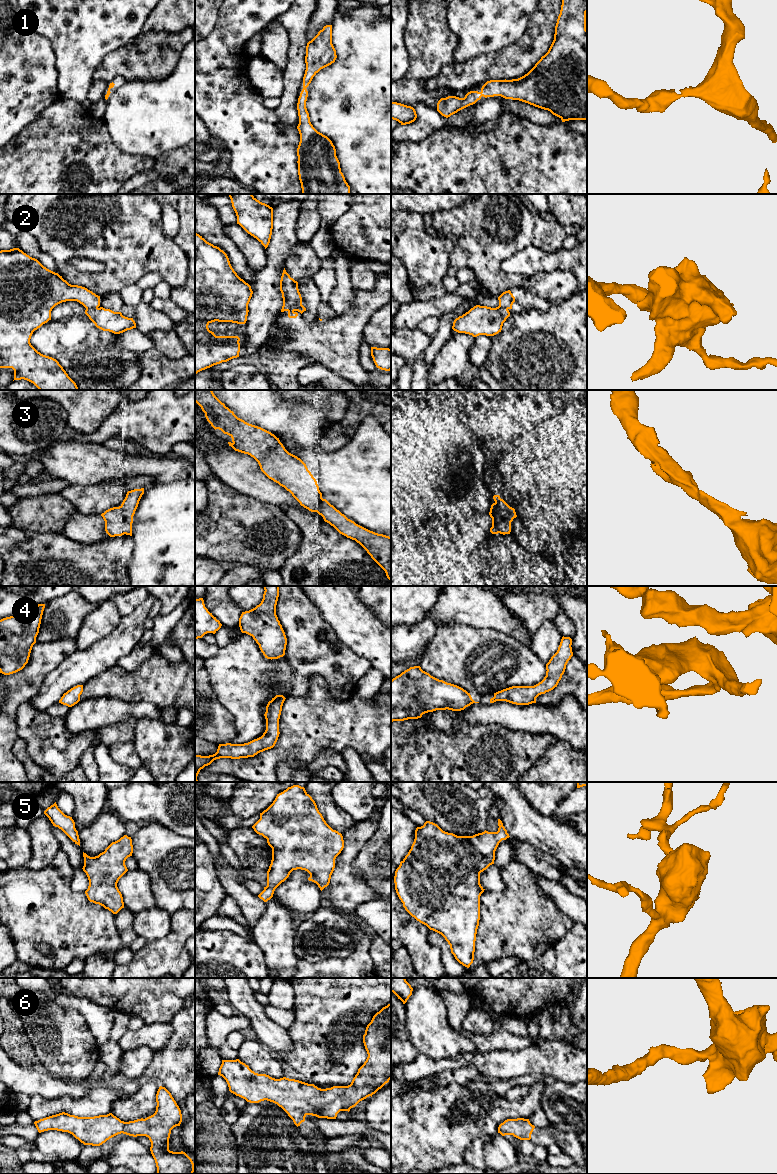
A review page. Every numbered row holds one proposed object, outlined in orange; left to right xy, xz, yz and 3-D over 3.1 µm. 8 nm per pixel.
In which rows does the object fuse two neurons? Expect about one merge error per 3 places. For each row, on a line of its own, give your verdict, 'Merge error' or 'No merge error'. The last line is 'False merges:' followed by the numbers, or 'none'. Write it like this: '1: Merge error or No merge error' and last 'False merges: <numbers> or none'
1: No merge error
2: Merge error
3: No merge error
4: No merge error
5: No merge error
6: No merge error
False merges: 2

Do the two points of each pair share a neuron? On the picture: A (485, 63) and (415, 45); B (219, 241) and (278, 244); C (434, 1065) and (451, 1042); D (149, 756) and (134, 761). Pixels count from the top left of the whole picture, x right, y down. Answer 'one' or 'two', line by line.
A: two
B: two
C: two
D: two

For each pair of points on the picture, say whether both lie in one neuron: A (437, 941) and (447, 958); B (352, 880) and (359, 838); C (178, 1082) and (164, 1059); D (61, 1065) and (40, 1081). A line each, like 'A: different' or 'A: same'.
A: same
B: same
C: same
D: different

